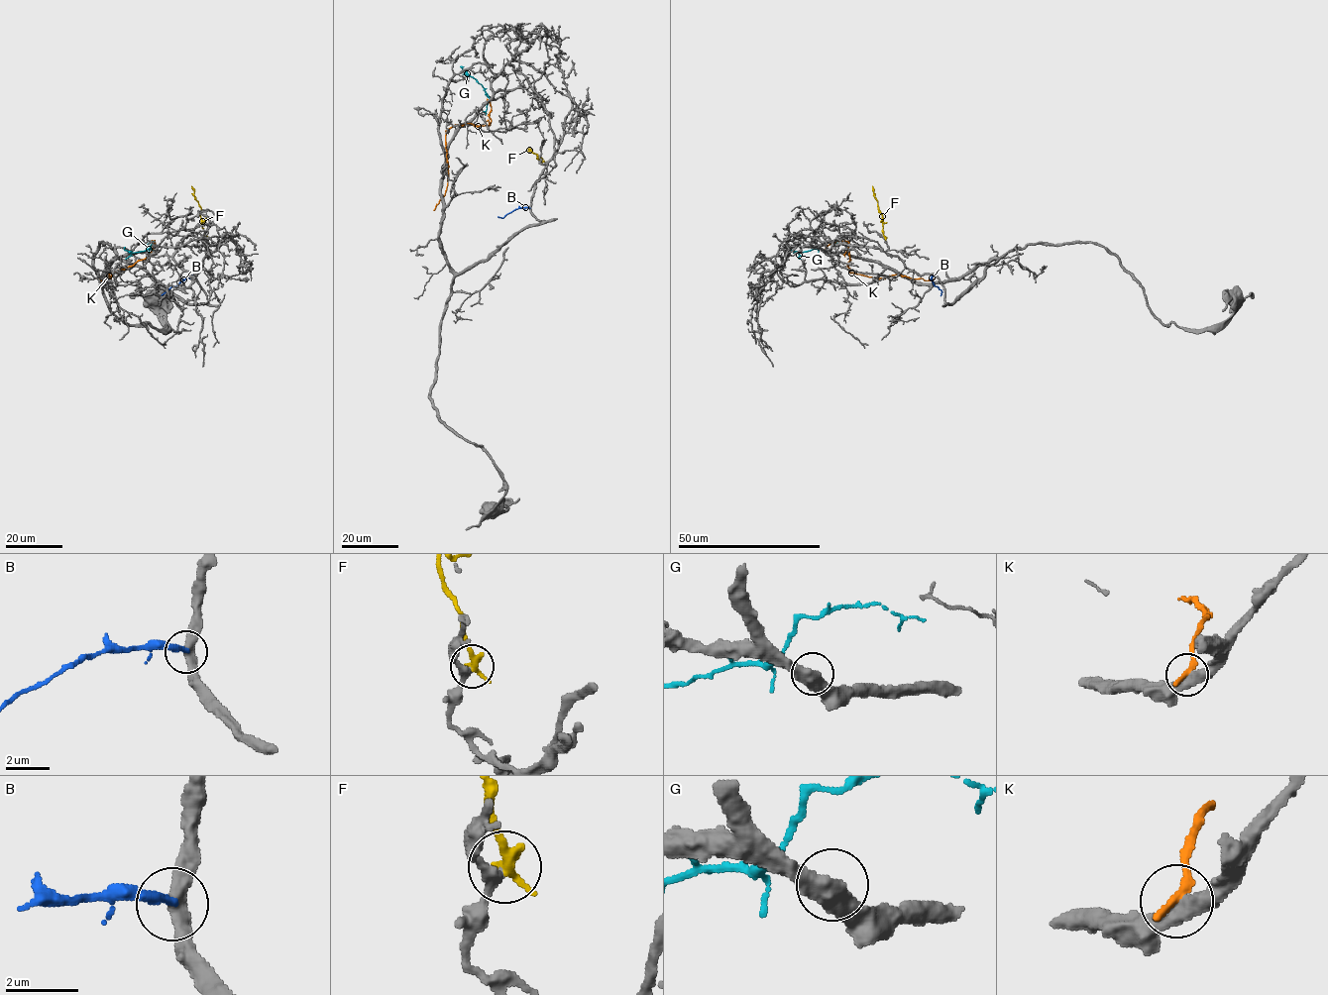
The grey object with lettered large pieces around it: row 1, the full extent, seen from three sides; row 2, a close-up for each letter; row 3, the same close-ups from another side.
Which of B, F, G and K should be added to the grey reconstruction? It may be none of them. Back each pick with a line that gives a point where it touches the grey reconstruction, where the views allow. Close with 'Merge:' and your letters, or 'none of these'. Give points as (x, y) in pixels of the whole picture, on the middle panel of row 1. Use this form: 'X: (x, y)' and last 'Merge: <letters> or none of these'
F: (542, 161)
Merge: F

